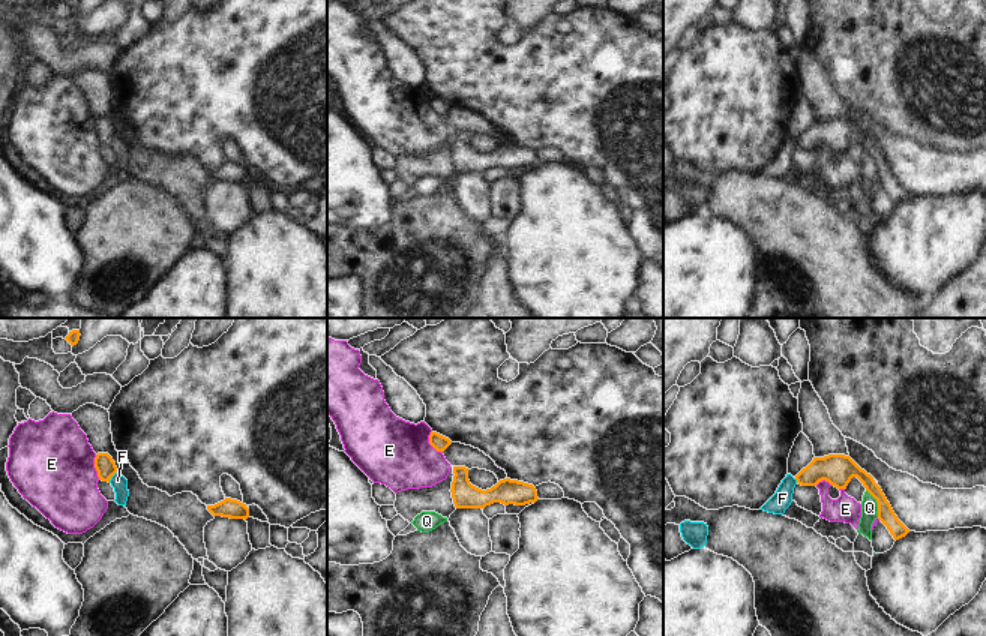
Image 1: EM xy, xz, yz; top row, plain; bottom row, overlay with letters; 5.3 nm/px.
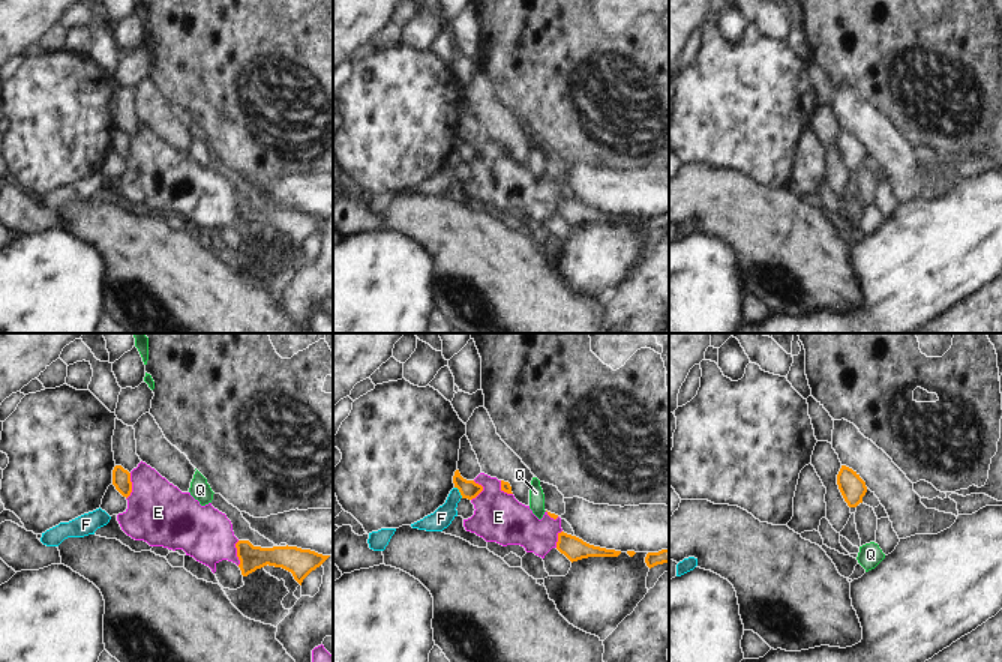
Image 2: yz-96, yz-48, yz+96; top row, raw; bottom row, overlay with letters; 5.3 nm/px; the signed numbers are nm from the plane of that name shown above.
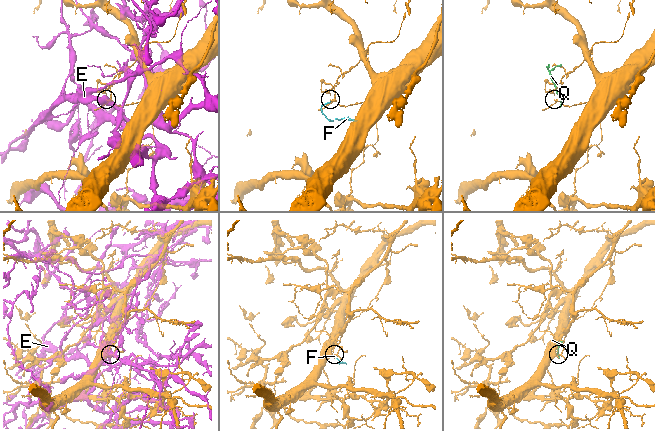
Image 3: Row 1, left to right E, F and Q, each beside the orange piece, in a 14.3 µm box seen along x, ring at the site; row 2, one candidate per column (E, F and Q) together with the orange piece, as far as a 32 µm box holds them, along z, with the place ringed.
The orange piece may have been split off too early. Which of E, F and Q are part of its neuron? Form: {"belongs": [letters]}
{"belongs": []}

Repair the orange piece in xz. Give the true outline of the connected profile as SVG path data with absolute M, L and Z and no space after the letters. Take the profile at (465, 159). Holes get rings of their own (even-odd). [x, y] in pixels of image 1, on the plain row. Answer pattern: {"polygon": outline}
{"polygon": "M453 130L453 138L450 156L456 172L485 172L494 166L525 170L539 164L536 152L524 146L504 142L482 154L470 147L468 132Z"}

